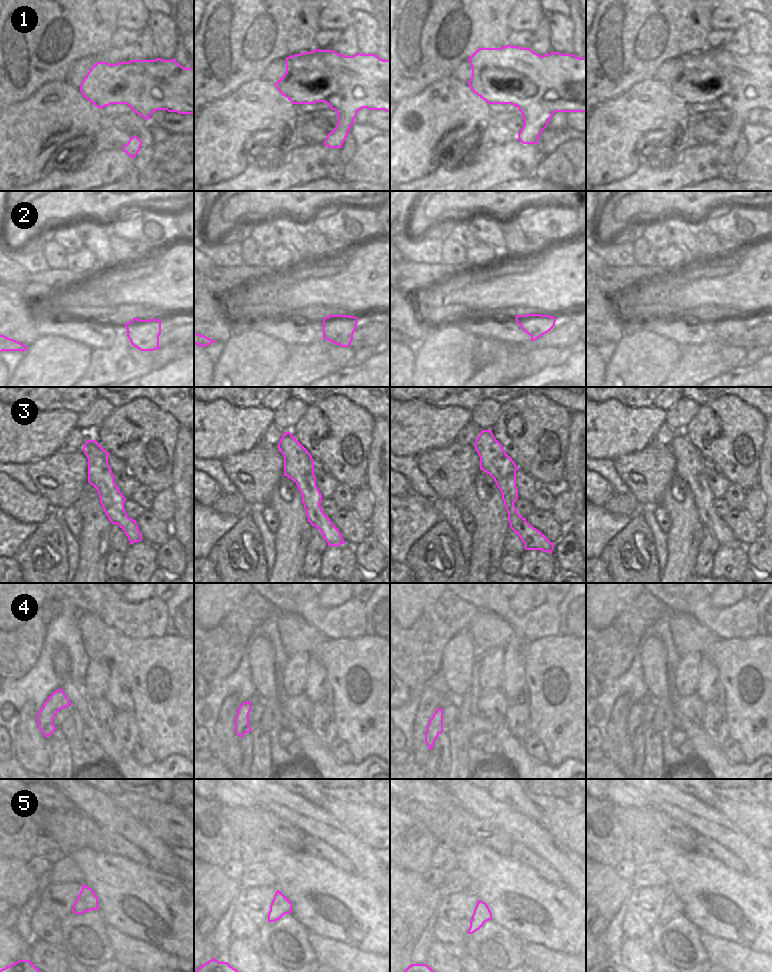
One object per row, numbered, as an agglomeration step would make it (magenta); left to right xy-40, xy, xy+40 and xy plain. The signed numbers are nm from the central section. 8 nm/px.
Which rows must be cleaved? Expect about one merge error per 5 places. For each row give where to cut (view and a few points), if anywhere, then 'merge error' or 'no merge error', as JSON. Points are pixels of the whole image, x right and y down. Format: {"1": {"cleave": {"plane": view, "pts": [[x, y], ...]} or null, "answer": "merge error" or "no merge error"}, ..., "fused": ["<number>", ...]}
{"1": {"cleave": null, "answer": "no merge error"}, "2": {"cleave": null, "answer": "no merge error"}, "3": {"cleave": null, "answer": "no merge error"}, "4": {"cleave": null, "answer": "no merge error"}, "5": {"cleave": null, "answer": "no merge error"}, "fused": []}

